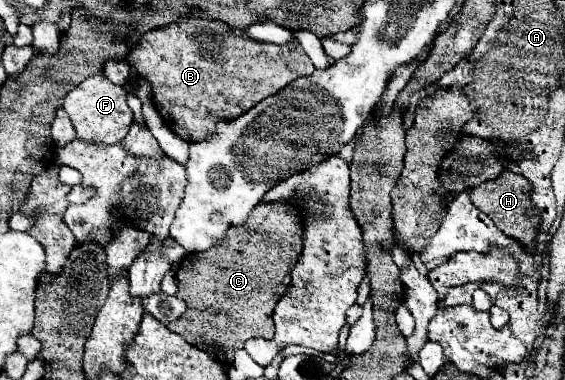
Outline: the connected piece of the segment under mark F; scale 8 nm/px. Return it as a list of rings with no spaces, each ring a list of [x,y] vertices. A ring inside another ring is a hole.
[[[92,75],[80,85],[76,85],[66,97],[62,109],[68,113],[78,139],[98,141],[98,143],[116,143],[122,141],[134,121],[134,115],[126,103],[126,89],[114,85],[104,75]]]

